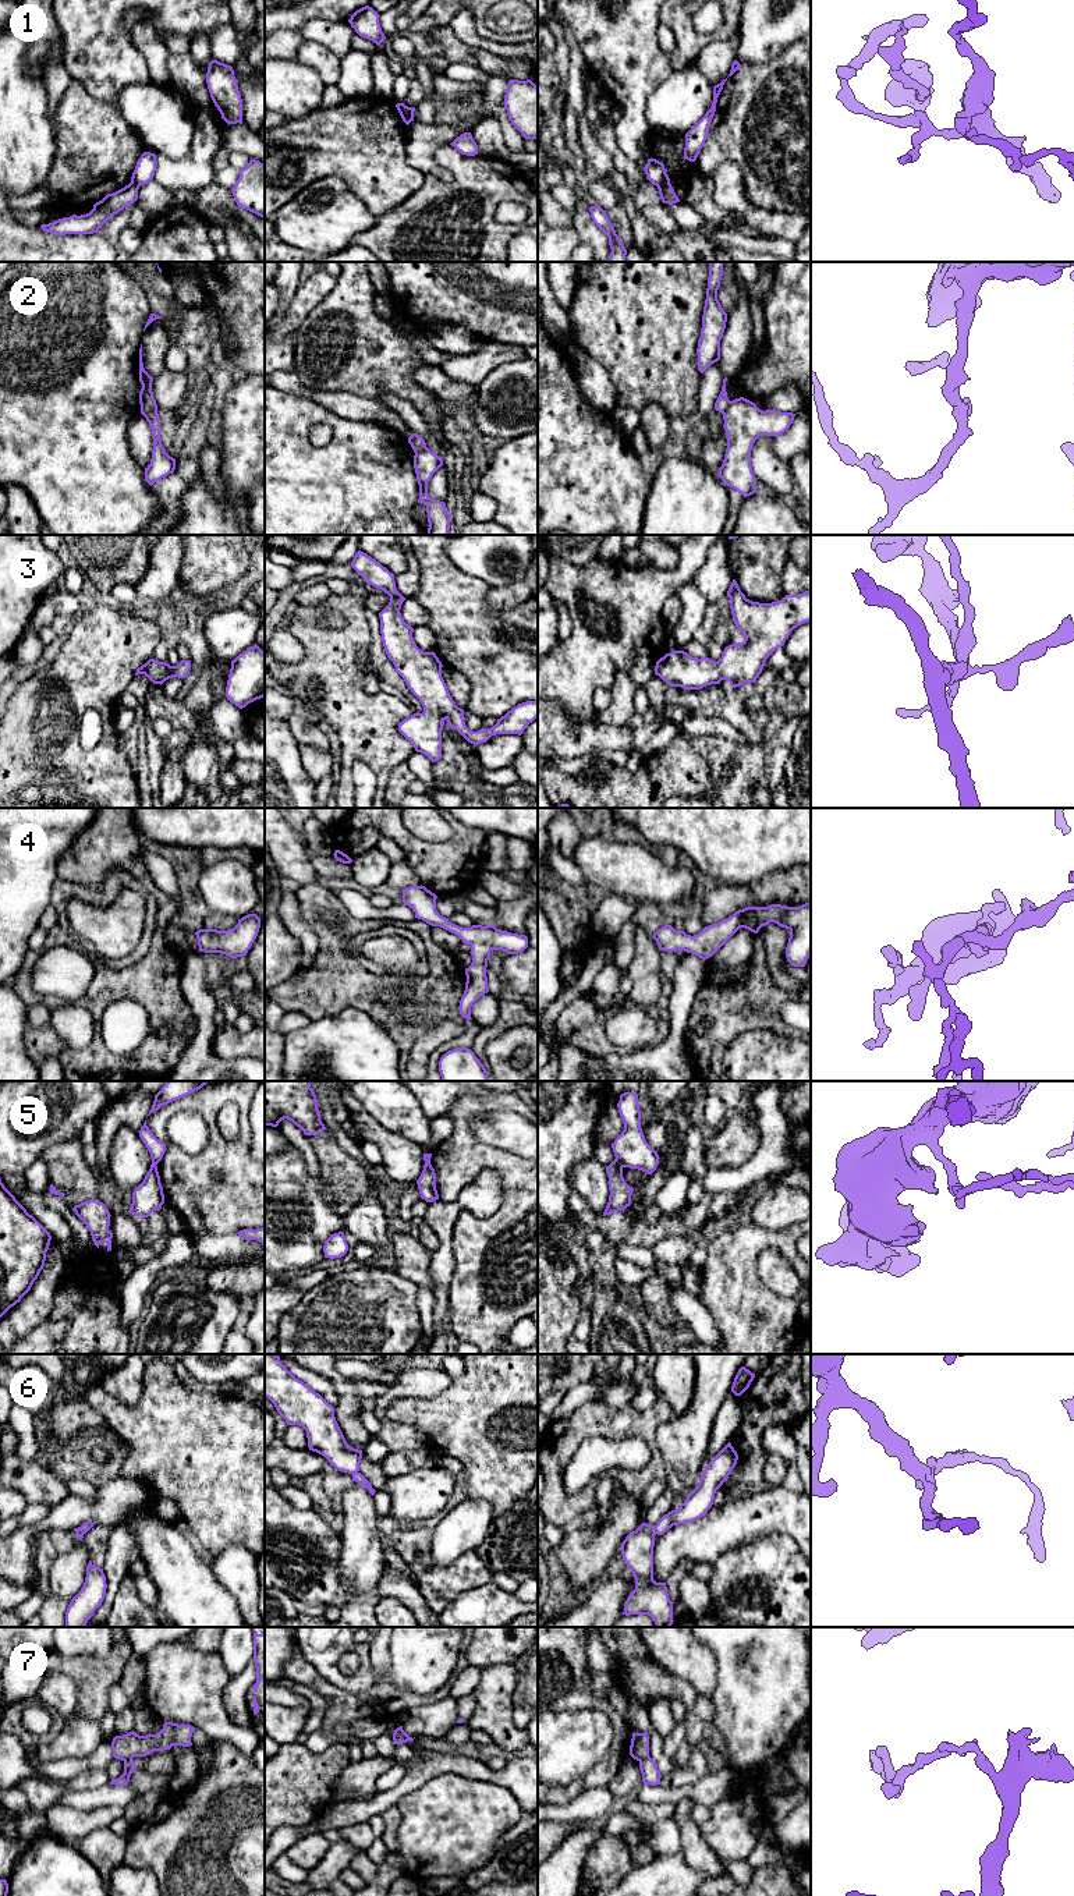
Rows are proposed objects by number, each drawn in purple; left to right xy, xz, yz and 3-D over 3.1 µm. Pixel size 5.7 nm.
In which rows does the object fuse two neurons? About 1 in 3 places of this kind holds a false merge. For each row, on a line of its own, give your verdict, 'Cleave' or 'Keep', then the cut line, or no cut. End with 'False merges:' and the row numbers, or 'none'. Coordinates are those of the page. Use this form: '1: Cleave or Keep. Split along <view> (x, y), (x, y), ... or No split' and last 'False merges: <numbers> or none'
1: Cleave. Split along yz (669, 181), (658, 187)
2: Cleave. Split along xy (156, 407), (142, 414)
3: Keep. No split
4: Keep. No split
5: Cleave. Split along yz (615, 1159), (621, 1168)
6: Keep. No split
7: Cleave. Split along yz (648, 1755), (640, 1761)
False merges: 1, 2, 5, 7

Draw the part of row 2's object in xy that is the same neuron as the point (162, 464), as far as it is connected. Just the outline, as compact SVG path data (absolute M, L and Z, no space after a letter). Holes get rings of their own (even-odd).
M157 408L143 414L143 417L149 422L153 435L152 458L150 464L145 468L145 481L152 486L155 482L174 472L176 458L170 457L162 444Z

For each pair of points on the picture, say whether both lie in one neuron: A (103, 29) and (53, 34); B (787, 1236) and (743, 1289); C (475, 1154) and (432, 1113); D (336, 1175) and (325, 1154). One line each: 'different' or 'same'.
A: different
B: same
C: different
D: same

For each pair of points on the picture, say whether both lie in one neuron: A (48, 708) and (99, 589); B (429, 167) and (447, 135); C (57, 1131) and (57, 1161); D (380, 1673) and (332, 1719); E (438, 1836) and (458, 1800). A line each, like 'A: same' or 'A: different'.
A: different
B: same
C: different
D: same
E: same

